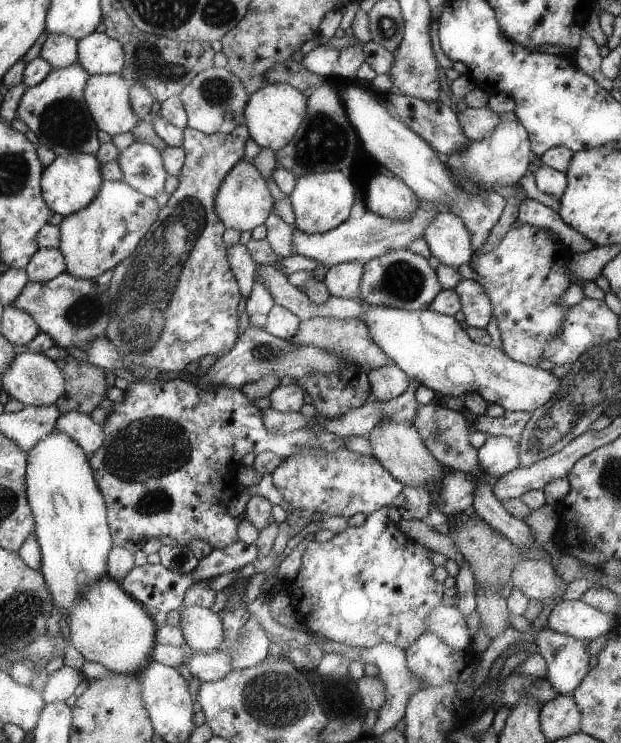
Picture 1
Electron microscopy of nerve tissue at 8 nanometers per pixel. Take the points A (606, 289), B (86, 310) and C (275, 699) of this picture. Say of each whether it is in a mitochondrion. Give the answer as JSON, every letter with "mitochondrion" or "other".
{"A":"other","B":"mitochondrion","C":"mitochondrion"}

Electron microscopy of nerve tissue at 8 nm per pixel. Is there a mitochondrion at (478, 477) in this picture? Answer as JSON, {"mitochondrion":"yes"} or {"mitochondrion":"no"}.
{"mitochondrion":"no"}

